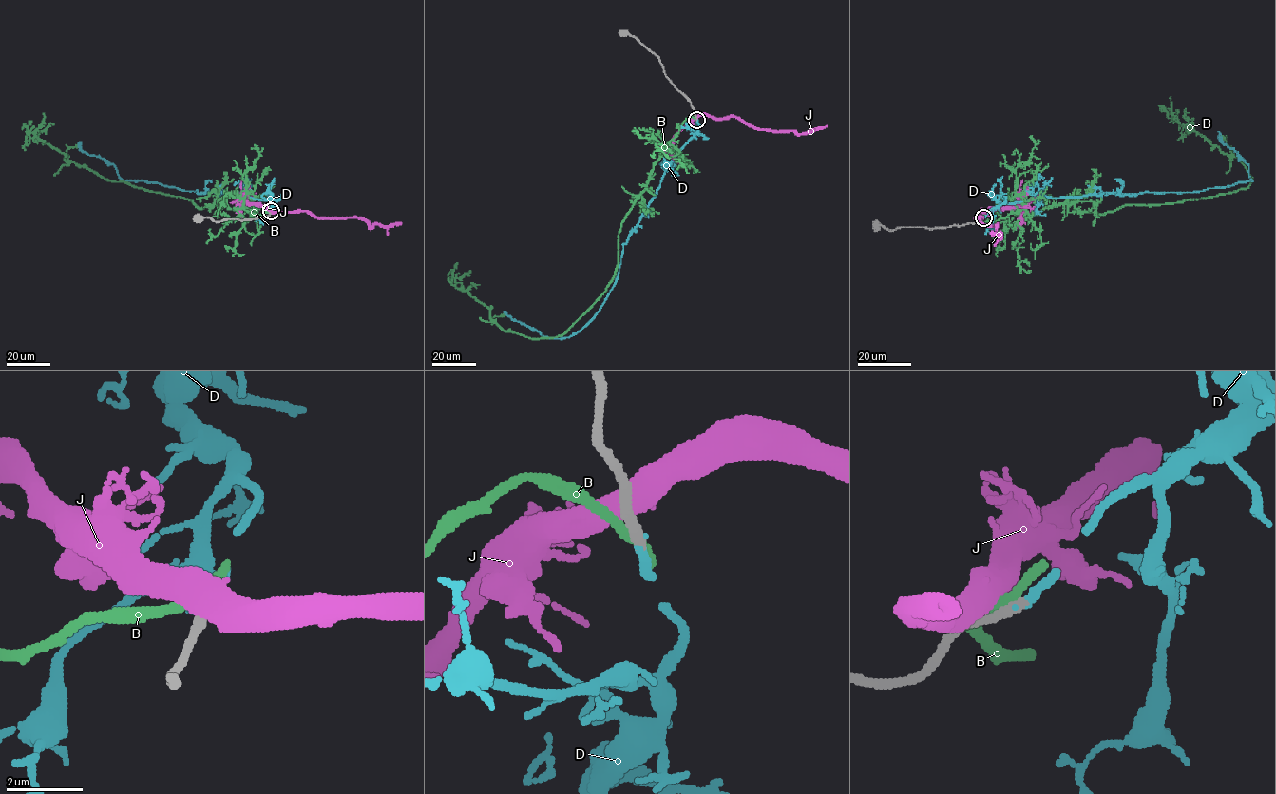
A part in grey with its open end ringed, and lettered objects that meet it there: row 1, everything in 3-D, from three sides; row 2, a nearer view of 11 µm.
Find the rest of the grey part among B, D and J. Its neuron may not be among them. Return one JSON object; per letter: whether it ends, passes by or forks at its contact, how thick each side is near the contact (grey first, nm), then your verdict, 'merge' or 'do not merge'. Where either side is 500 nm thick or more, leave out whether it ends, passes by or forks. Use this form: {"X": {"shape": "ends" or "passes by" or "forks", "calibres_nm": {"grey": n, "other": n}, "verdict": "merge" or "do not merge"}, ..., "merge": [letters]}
{"B": {"shape": "passes by", "calibres_nm": {"grey": 320, "other": 260}, "verdict": "do not merge"}, "D": {"shape": "ends", "calibres_nm": {"grey": 280, "other": 220}, "verdict": "merge"}, "J": {"calibres_nm": {"grey": 240, "other": 600}, "verdict": "do not merge"}, "merge": ["D"]}

